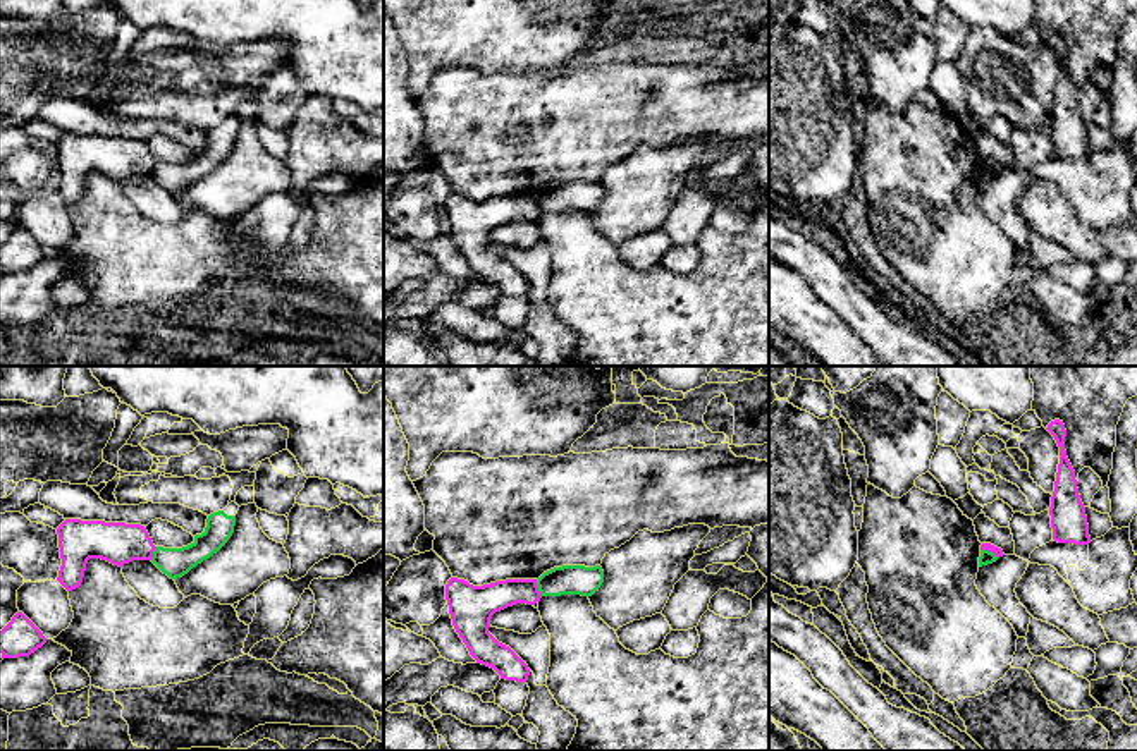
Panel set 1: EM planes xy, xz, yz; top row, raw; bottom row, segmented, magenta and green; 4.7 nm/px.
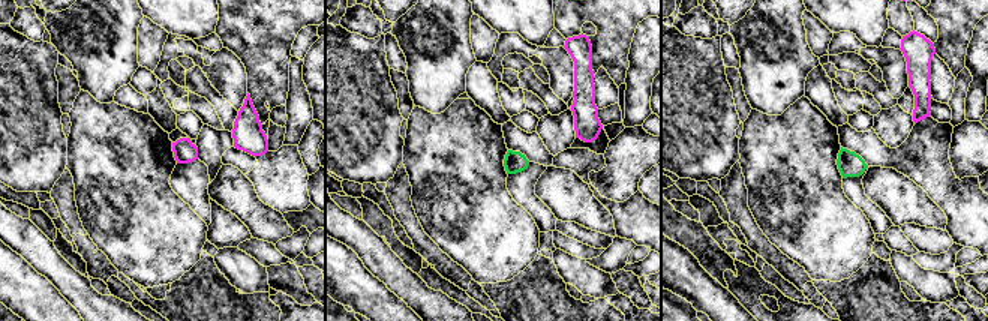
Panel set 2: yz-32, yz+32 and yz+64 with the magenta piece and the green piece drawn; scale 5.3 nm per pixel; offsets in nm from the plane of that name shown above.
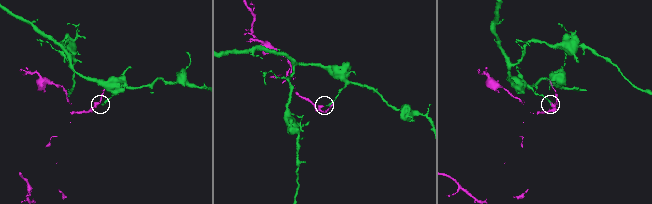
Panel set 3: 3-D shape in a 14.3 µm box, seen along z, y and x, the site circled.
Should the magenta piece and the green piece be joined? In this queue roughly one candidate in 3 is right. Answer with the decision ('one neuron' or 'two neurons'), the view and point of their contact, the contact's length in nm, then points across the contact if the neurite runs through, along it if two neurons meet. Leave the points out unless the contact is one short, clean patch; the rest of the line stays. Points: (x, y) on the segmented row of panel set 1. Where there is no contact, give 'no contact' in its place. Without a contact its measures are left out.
two neurons | yz (989, 550) | 100 nm | along yz (981, 549), (988, 549), (998, 557)

